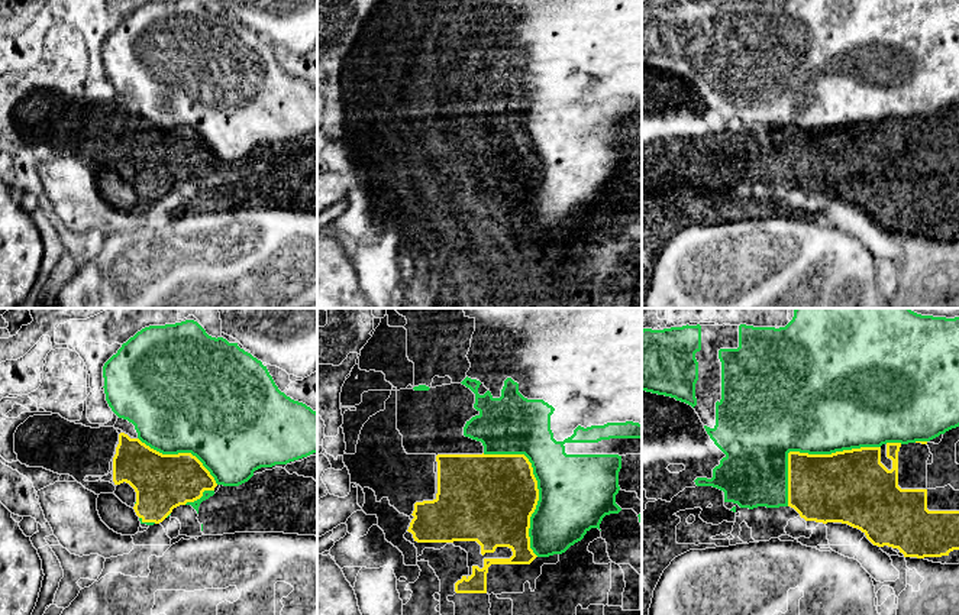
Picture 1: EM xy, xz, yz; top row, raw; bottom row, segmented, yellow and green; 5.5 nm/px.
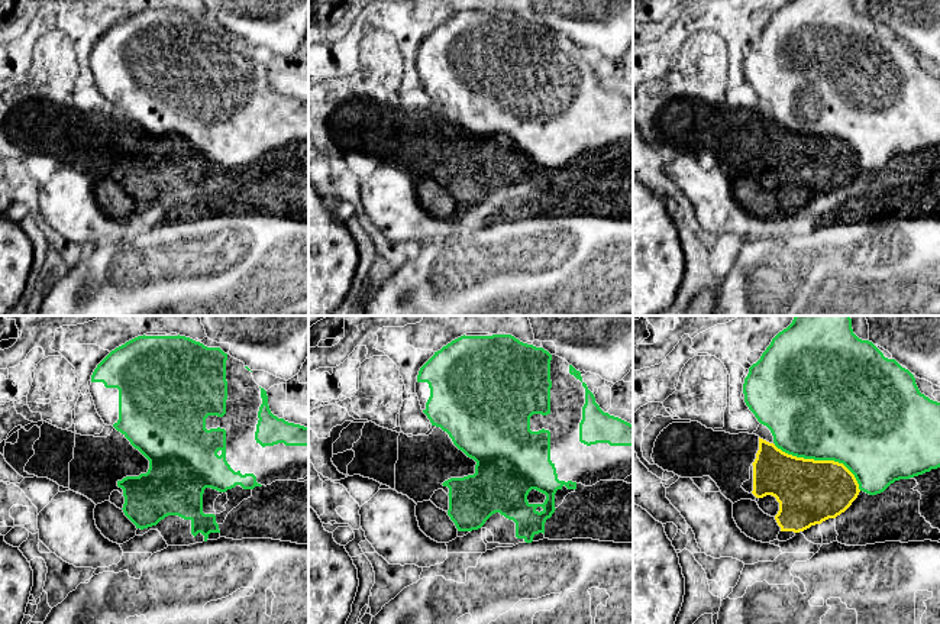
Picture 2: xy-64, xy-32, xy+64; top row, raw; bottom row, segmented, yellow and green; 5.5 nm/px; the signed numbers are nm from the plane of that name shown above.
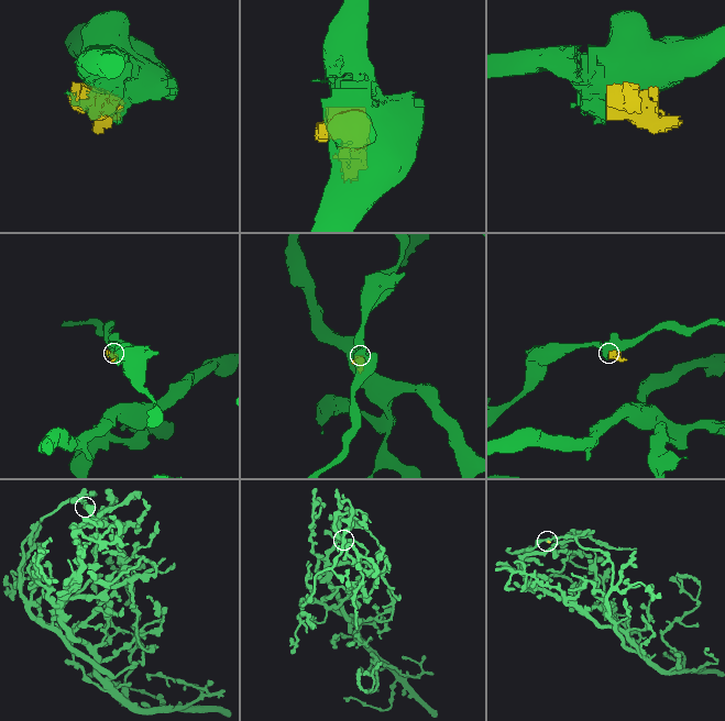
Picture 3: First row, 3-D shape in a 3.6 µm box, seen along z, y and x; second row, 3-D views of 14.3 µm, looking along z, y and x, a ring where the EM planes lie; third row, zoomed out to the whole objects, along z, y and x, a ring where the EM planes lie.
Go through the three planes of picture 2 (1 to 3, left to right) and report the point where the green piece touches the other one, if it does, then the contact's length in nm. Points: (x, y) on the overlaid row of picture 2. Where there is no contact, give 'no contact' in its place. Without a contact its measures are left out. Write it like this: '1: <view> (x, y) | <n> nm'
1: no contact
2: no contact
3: xy+64 (821, 461) | 550 nm

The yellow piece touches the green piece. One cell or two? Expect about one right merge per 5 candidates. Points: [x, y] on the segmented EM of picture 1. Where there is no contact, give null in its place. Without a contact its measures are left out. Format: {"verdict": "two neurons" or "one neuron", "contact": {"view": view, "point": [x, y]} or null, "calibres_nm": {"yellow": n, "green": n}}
{"verdict": "two neurons", "contact": {"view": "yz", "point": [807, 453]}, "calibres_nm": {"yellow": 380, "green": 500}}

